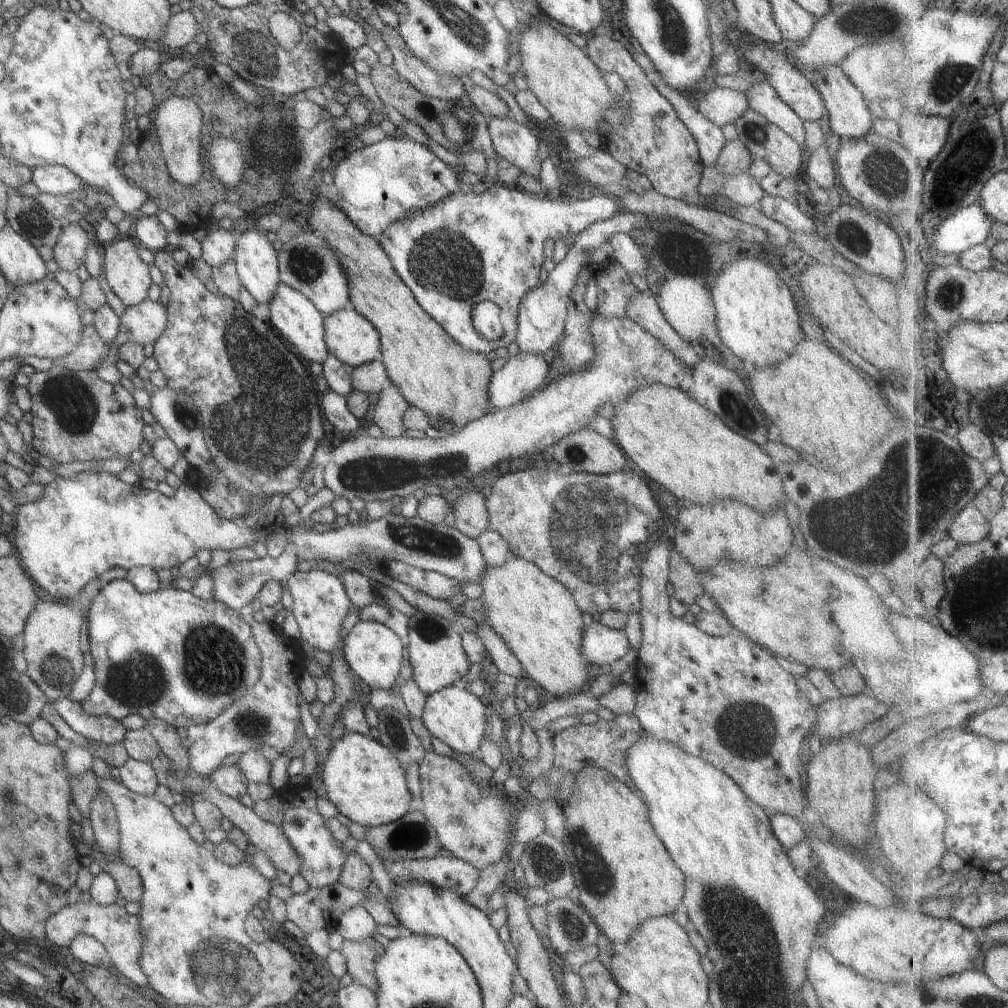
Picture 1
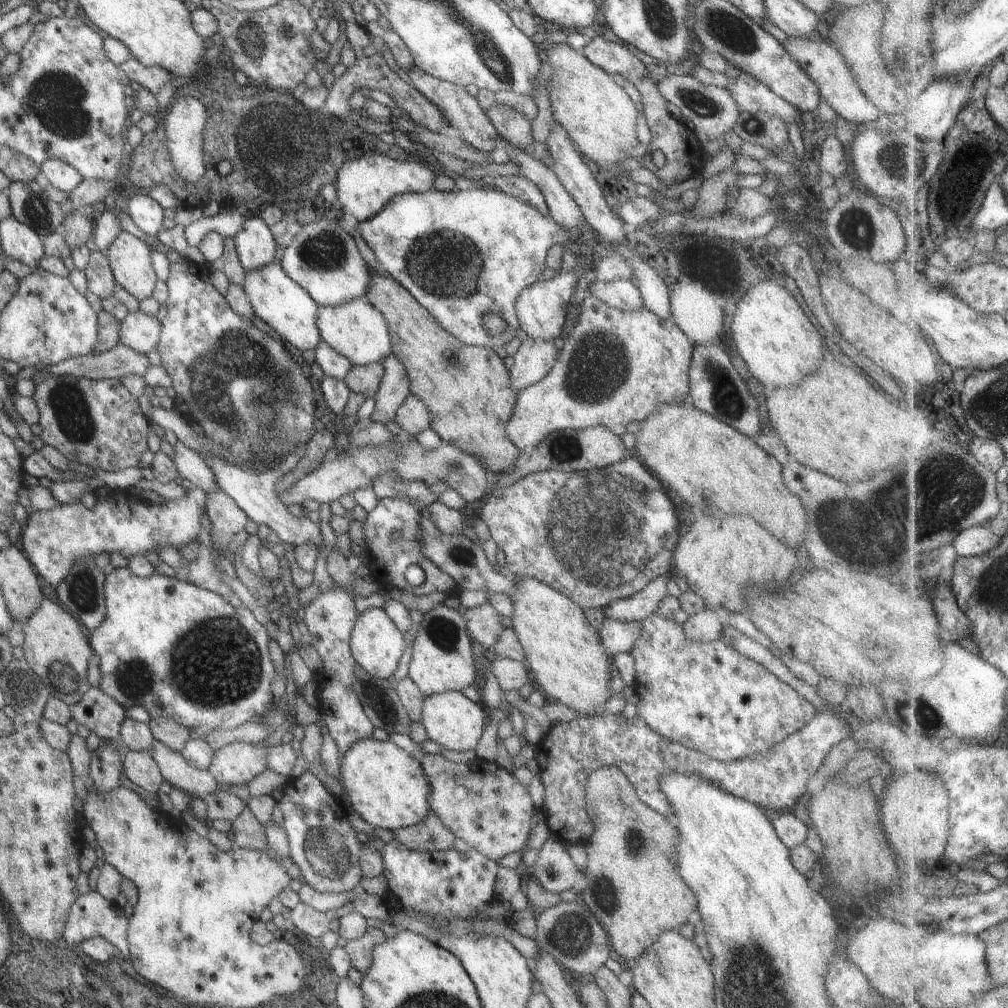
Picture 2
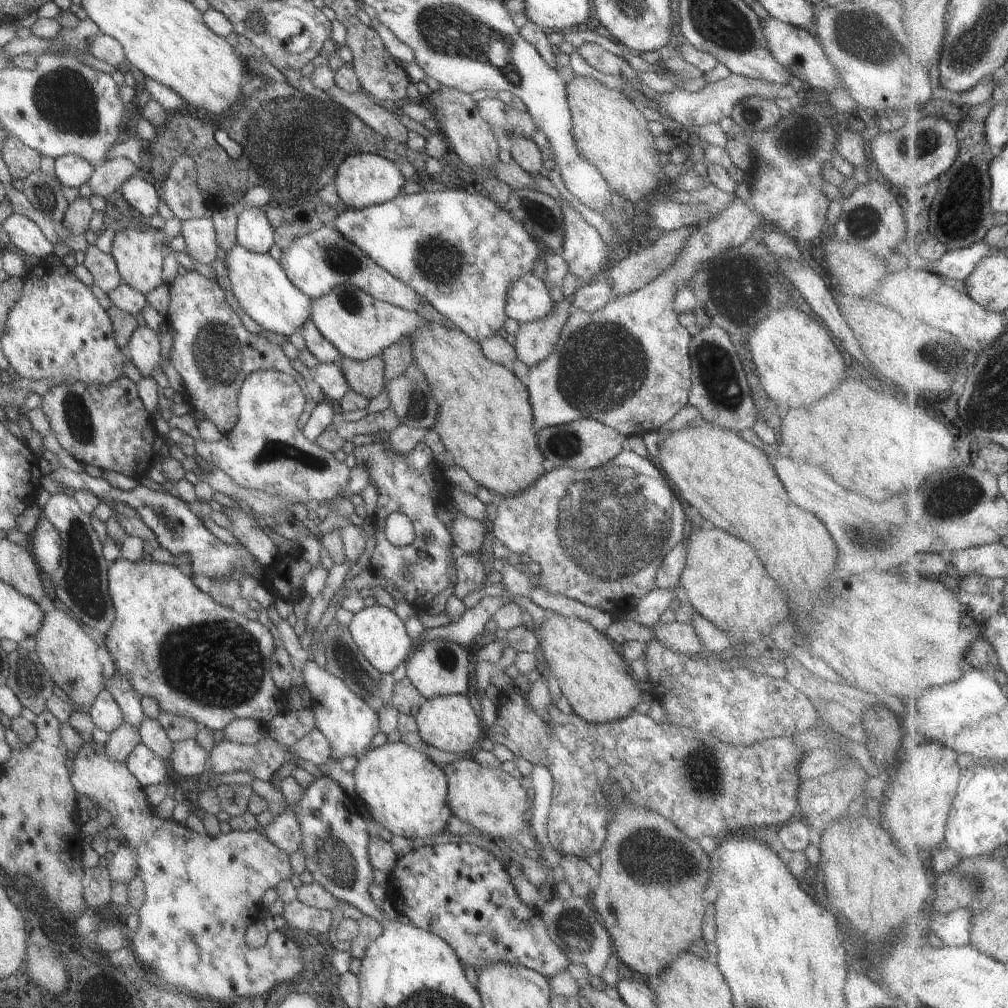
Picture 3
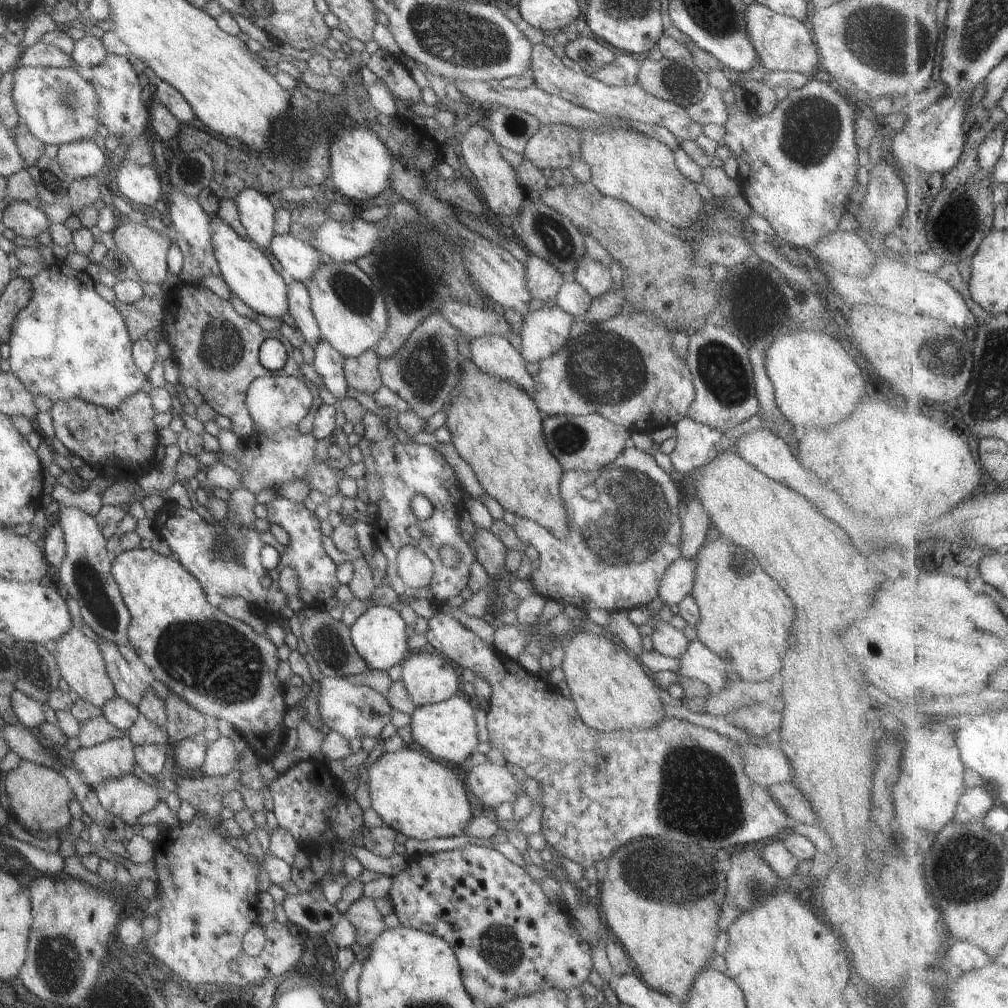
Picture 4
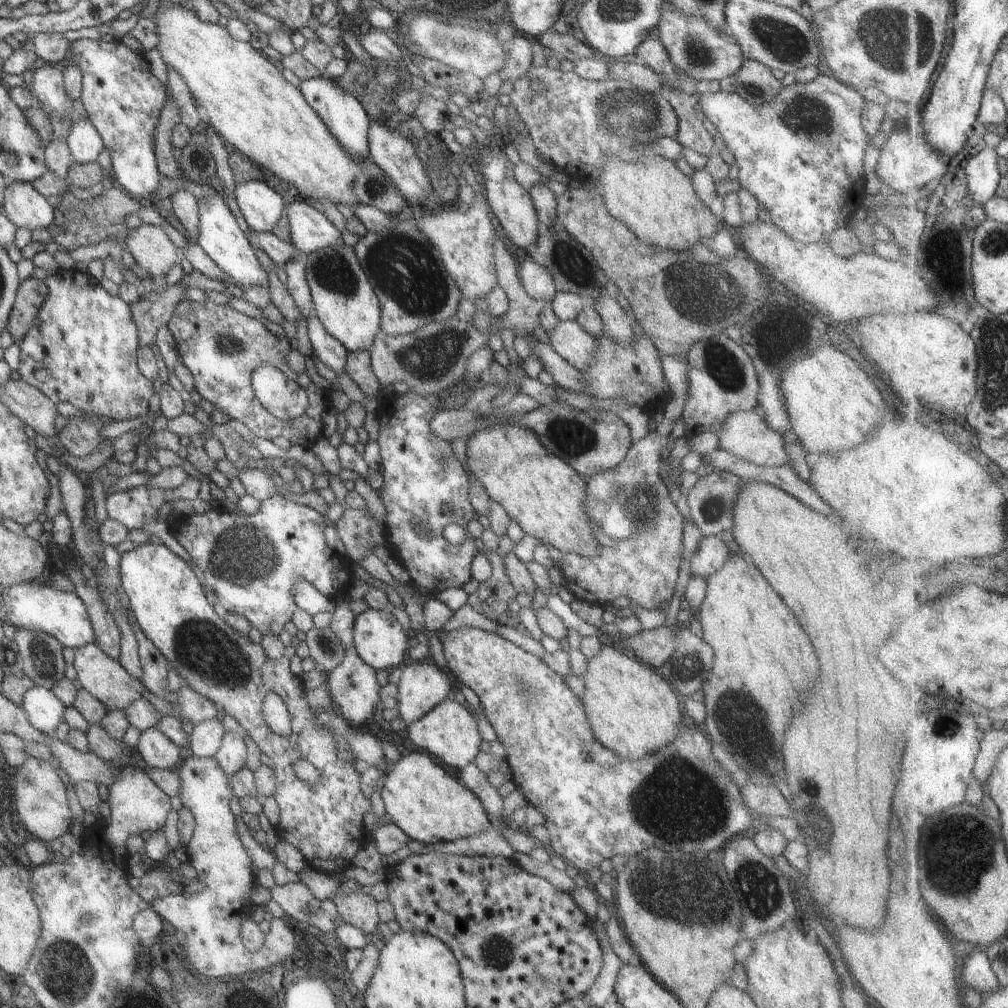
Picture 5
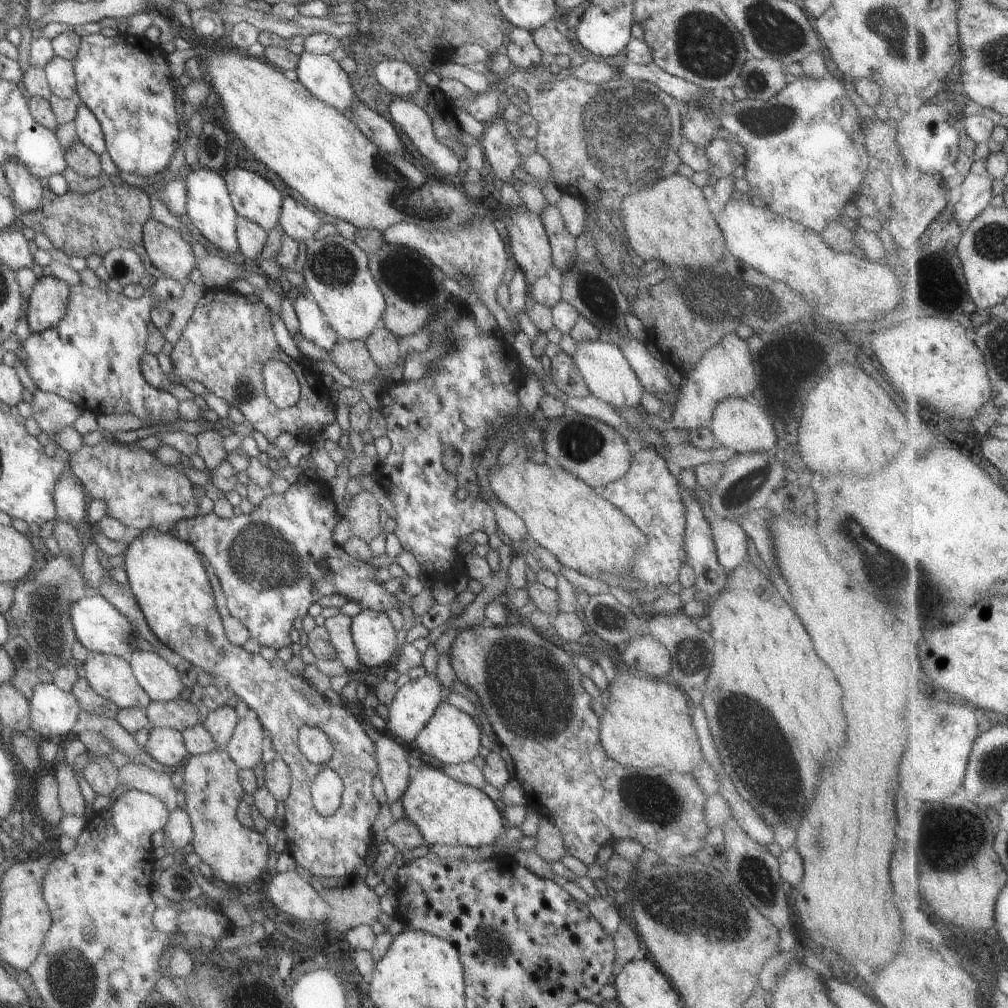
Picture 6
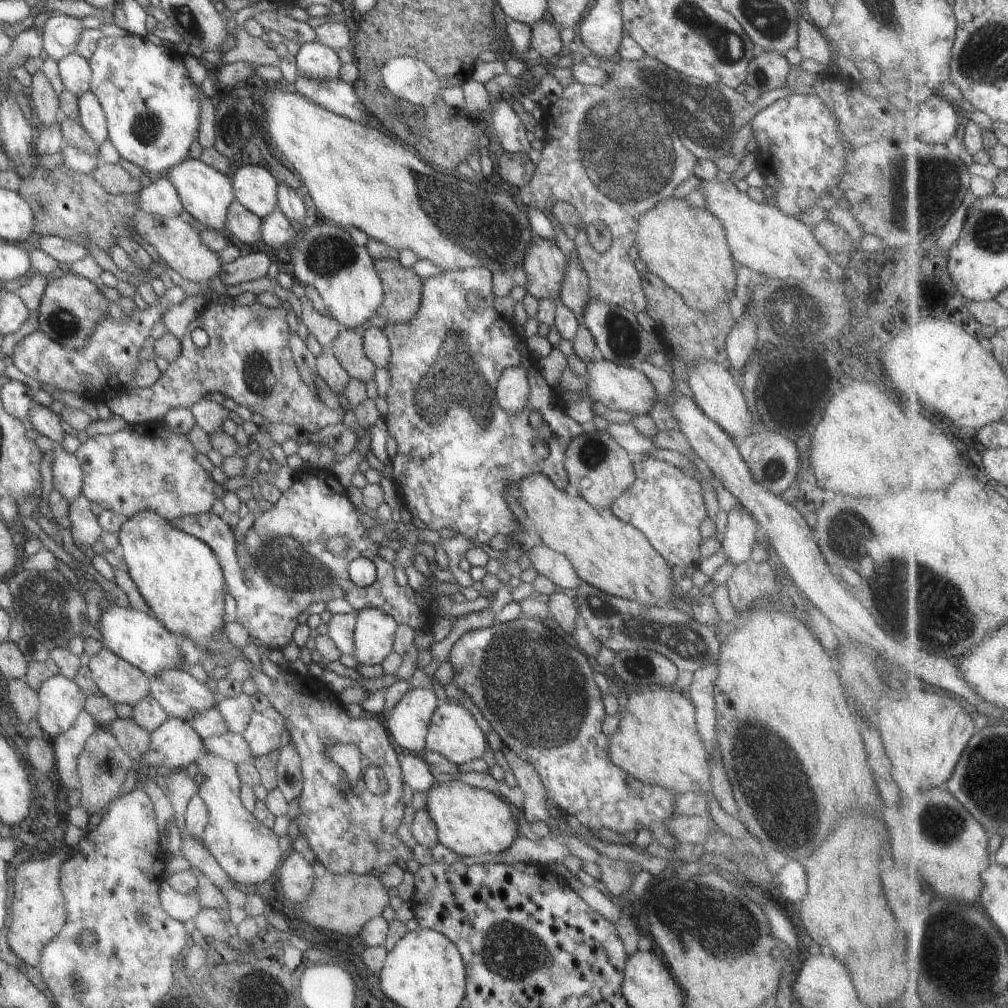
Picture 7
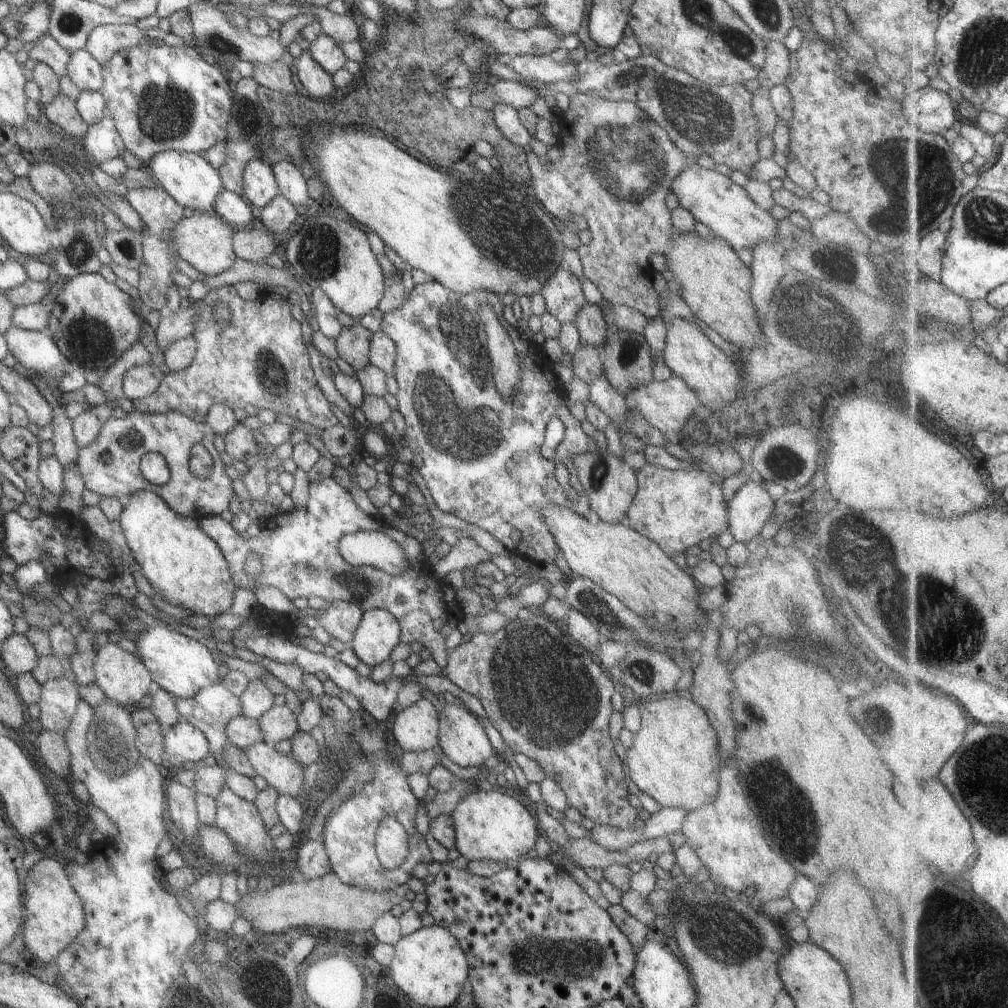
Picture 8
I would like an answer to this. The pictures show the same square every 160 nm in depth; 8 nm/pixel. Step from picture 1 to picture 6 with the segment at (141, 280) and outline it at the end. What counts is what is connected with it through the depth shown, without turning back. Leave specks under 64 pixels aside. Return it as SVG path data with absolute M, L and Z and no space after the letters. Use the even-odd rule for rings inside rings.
M151 216L142 226L142 247L147 263L153 264L165 277L182 280L196 266L191 246L179 233Z

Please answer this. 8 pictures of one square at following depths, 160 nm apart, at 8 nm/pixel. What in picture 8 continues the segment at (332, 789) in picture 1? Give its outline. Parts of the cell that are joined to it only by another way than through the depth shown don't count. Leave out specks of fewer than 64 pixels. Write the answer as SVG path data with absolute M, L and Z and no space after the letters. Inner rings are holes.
M475 789L464 792L449 812L453 828L453 846L466 861L486 860L500 863L517 861L520 856L534 853L533 846L540 834L536 818L516 796L500 791Z

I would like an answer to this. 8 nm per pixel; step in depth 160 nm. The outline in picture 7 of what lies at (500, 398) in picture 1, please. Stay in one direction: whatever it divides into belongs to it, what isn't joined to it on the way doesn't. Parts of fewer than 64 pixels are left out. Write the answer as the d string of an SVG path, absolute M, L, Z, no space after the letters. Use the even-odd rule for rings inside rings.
M597 356L586 364L587 392L589 400L600 402L609 410L623 410L633 415L647 415L655 399L653 386L639 368L621 366L605 359L599 359Z

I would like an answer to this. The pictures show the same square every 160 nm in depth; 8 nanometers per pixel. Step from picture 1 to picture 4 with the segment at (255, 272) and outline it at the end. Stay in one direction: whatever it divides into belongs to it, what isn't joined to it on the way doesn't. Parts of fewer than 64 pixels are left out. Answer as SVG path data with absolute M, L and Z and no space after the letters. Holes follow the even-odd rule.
M243 189L234 198L238 219L253 245L266 248L274 235L274 214L277 207L263 193Z

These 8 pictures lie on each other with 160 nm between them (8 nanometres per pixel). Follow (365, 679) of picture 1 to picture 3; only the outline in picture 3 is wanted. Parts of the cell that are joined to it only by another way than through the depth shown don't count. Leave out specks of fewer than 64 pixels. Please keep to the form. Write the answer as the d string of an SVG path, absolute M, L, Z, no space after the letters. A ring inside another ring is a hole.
M377 603L373 606L363 607L359 612L352 614L346 629L361 656L380 673L390 673L395 666L403 663L413 650L412 640L406 633L404 623L392 610Z

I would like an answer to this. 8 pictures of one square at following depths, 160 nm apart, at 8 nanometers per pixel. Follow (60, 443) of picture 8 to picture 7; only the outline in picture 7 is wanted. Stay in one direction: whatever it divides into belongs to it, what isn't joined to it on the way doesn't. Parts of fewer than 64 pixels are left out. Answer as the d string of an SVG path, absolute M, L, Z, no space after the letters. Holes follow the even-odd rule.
M60 442L53 445L51 456L51 484L67 502L80 494L82 470L74 453L62 449Z

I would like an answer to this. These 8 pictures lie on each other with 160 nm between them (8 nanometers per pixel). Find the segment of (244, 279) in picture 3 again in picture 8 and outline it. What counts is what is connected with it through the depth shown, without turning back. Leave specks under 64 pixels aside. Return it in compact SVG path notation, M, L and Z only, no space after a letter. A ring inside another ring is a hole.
M161 151L154 154L144 168L157 180L159 187L170 197L173 197L178 205L182 207L189 206L195 212L212 212L214 198L223 189L218 171L197 153Z

